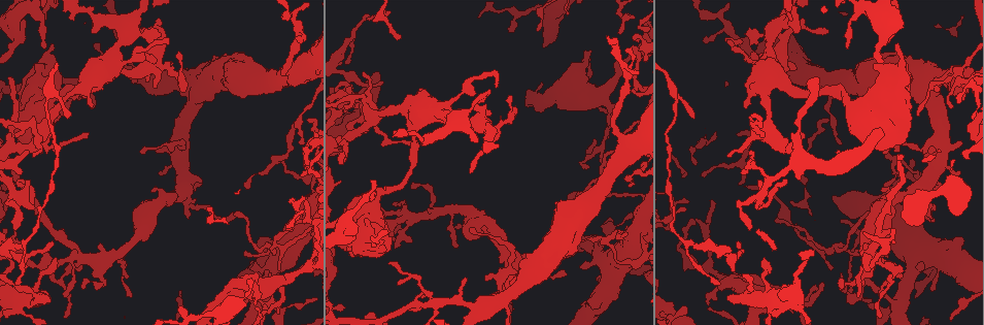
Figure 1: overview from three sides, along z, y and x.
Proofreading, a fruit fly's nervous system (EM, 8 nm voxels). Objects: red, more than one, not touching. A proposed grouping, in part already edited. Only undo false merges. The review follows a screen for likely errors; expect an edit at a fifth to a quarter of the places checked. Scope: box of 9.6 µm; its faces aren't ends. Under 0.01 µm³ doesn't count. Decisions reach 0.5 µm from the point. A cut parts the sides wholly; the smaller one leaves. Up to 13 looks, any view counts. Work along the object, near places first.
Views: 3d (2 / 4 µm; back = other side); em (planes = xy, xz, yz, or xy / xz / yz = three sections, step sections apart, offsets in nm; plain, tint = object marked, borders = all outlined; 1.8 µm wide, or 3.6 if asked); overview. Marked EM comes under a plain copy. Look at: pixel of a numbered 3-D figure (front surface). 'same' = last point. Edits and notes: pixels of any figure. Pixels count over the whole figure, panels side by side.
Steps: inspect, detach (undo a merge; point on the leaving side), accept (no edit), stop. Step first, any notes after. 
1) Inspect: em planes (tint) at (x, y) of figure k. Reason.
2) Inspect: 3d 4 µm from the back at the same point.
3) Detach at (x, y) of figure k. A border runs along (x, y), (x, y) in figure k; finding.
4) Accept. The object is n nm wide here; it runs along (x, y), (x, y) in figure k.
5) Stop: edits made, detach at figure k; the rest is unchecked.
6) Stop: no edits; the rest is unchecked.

Inspect: 3d 2 µm from the back at (834, 247) of figure 1. Four arms meet.

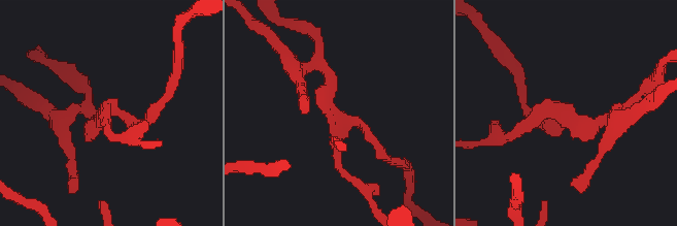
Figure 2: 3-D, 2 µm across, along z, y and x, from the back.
Inspect: em planes (tint) at (337, 110) of figure 2.

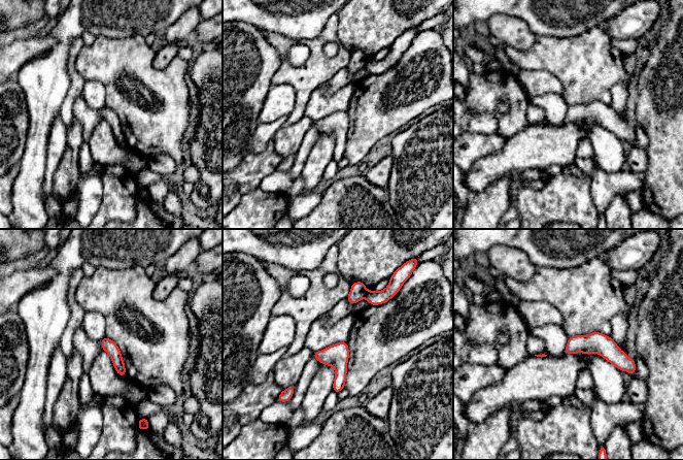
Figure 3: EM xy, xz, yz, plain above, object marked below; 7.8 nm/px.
Detach at (359, 291) of figure 3. The part that leaves runs along (571, 339), (601, 343), (626, 366) in figure 3; two neurons meet here.

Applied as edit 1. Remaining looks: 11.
Inspect: em planes (tint) at (604, 260) of figure 1. Calibre changes.

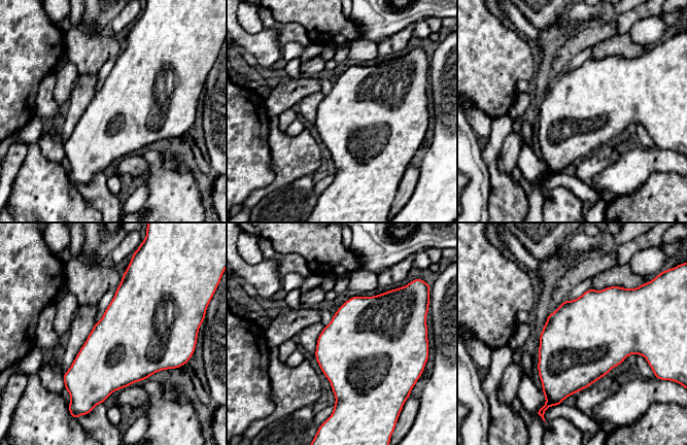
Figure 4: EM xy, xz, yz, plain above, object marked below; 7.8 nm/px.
Accept. All the same neuron.

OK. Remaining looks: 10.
Inspect: 3d 4 µm at (289, 71) of figure 1. Looks like a crossing.

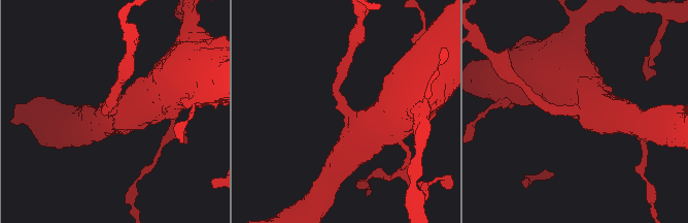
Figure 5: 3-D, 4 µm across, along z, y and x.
Inspect: em 3.6 µm xy step 4 (tint) at (115, 111) of figure 5. 4 arms meet here.

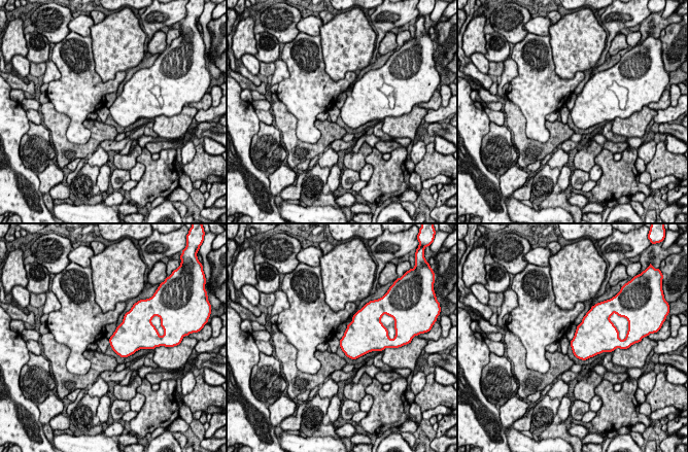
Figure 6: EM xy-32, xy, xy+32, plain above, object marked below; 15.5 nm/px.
Inspect: em 3.6 µm planes (tint) at the same point. Cut it another way.

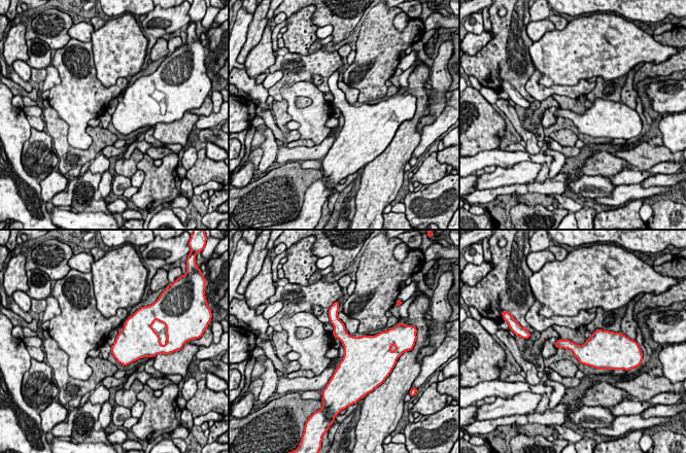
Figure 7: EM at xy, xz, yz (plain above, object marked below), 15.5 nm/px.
Accept. Continuous, no second neuron.

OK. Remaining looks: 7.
Inspect: em planes (tint) at (369, 113) of figure 1. Calibre changes.

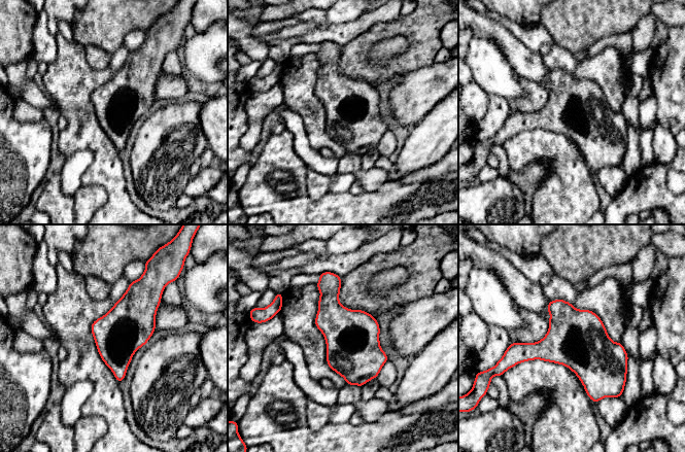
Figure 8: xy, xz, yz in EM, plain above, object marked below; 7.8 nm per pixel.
Accept. One neuron here.

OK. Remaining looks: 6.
Inspect: 3d 4 µm at (776, 300) of figure 1. Two arms at a narrow angle.

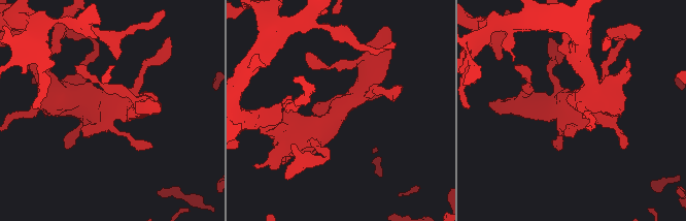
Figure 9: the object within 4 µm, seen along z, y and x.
Inspect: em yz step 4 (tint) at (569, 106) of figure 9.

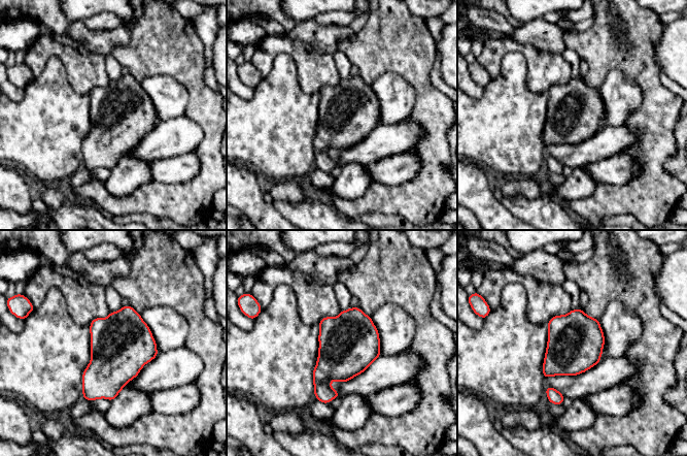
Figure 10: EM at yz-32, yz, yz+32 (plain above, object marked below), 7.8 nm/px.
Accept. The object is 440 nm wide here; one neuron here.

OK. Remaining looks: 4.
Stop: edits made, detach at figure 3; the rest is unchecked.

